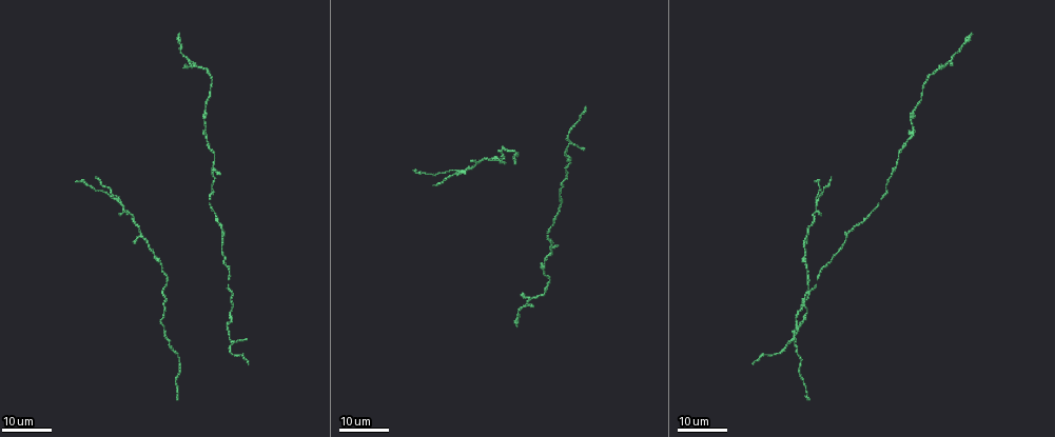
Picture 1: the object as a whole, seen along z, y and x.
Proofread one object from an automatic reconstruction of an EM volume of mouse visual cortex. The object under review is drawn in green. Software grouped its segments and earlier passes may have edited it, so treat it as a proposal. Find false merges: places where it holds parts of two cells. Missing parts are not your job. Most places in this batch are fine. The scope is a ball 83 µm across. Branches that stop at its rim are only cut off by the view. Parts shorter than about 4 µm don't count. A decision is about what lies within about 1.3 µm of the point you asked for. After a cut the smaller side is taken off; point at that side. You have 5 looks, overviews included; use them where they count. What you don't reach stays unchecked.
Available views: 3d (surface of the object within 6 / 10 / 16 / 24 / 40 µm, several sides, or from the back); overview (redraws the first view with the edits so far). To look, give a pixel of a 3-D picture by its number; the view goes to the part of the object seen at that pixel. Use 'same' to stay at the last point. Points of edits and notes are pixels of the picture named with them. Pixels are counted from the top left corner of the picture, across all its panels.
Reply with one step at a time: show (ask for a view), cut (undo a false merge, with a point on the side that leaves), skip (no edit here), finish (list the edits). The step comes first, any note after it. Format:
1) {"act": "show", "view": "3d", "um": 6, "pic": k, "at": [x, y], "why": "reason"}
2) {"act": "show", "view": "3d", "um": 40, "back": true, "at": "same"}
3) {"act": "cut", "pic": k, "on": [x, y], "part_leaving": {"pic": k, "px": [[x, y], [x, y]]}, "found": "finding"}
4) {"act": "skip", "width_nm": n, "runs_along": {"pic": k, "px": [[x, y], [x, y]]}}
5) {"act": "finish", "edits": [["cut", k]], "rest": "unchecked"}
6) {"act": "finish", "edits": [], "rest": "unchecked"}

{"act": "show", "view": "3d", "um": 24, "pic": 1, "at": [119, 201], "why": "arms part here"}

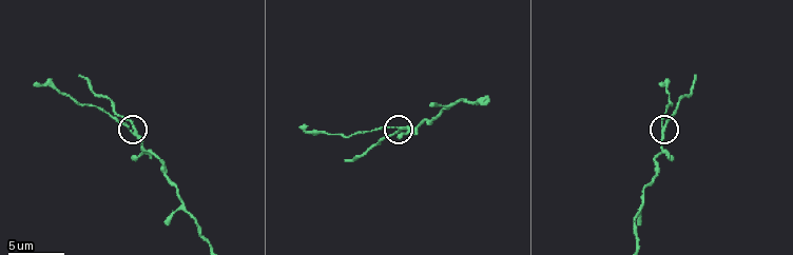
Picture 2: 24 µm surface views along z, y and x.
{"act": "show", "view": "3d", "um": 10, "pic": 2, "at": [664, 127]}

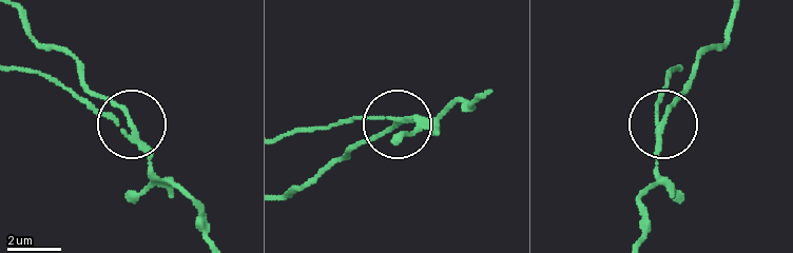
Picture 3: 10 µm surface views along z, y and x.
{"act": "cut", "pic": 3, "on": [118, 105], "arms": 3, "part_leaving": {"pic": 3, "px": [[133, 135], [76, 62], [38, 42], [17, 15]]}, "found": "a second cell is stuck on"}

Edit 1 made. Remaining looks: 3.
{"act": "show", "view": "3d", "um": 16, "pic": 1, "at": [556, 213], "why": "sudden change in width"}

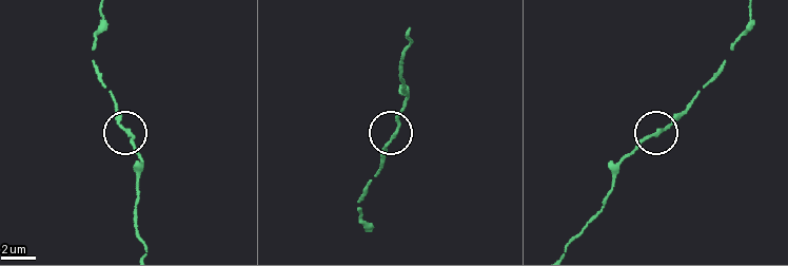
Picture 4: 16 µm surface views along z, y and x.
{"act": "show", "view": "3d", "um": 6, "pic": 4, "at": [396, 135]}

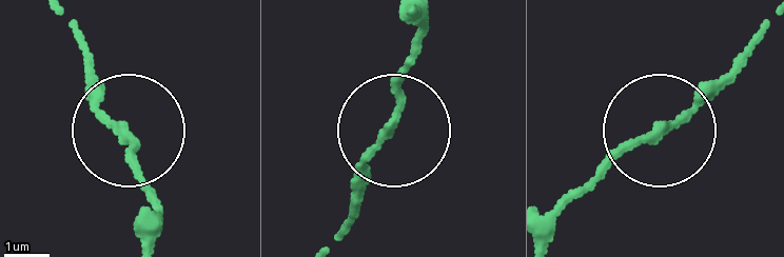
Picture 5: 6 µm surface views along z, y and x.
{"act": "skip", "runs_along": {"pic": 5, "px": [[139, 238], [151, 193], [139, 147], [86, 60]]}, "found": "one cell here"}

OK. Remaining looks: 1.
{"act": "finish", "edits": [["cut", 3]], "rest": "unchecked"}

